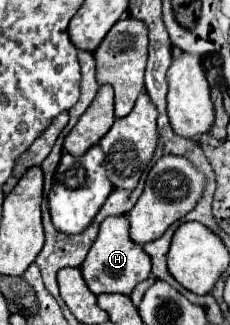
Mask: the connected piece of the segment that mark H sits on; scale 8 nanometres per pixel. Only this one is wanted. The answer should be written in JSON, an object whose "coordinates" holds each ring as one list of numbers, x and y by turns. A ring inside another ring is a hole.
{"coordinates":[[125,215,107,217,101,223,99,235,97,235,95,243,89,249,89,255,83,261,81,271,83,271,85,283,89,285,89,289,95,295,101,295,101,293,125,293,125,295,129,295,135,289,137,283,141,283,149,277,151,259,143,251,141,245,131,241,131,237,129,237,129,219]]}

